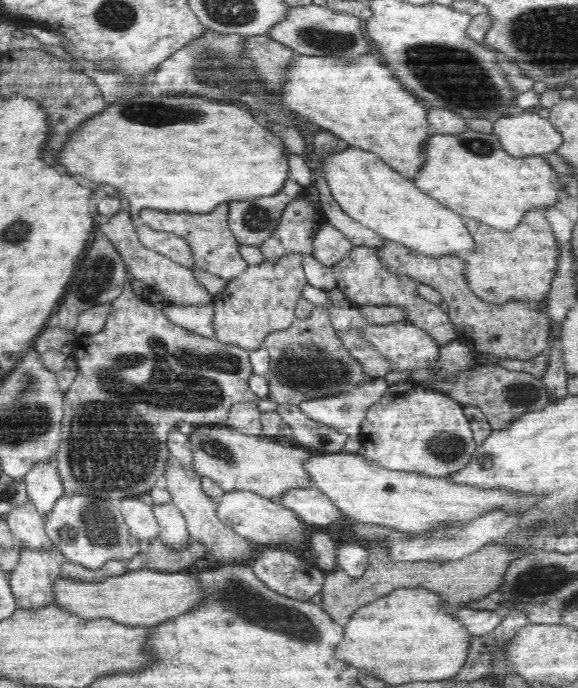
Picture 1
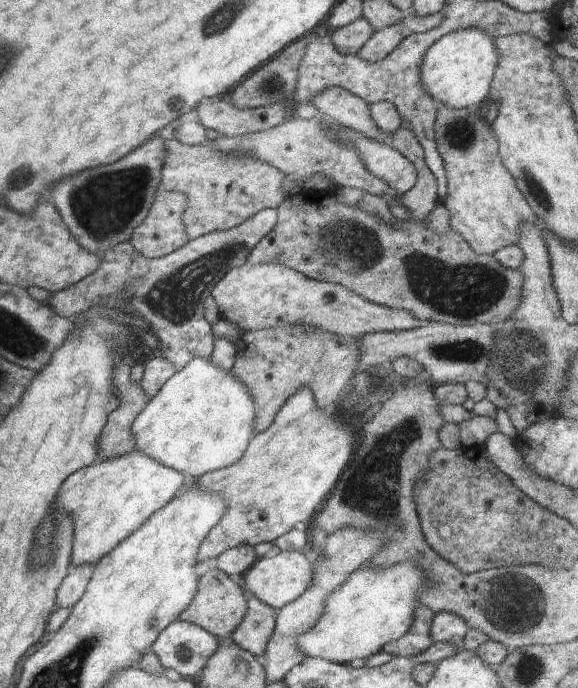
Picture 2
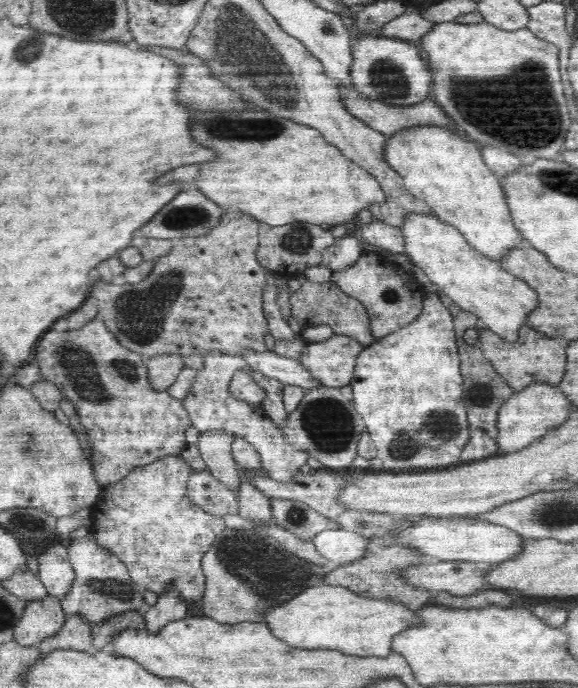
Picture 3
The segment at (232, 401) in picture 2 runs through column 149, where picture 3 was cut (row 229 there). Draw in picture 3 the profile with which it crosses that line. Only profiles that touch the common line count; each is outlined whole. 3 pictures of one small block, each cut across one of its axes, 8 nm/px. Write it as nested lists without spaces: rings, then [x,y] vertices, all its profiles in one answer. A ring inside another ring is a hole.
[[[410,215],[400,228],[406,256],[440,287],[462,310],[475,314],[488,331],[516,343],[528,316],[538,308],[538,293],[523,280],[512,276],[494,260],[474,250],[454,228],[432,215]]]

